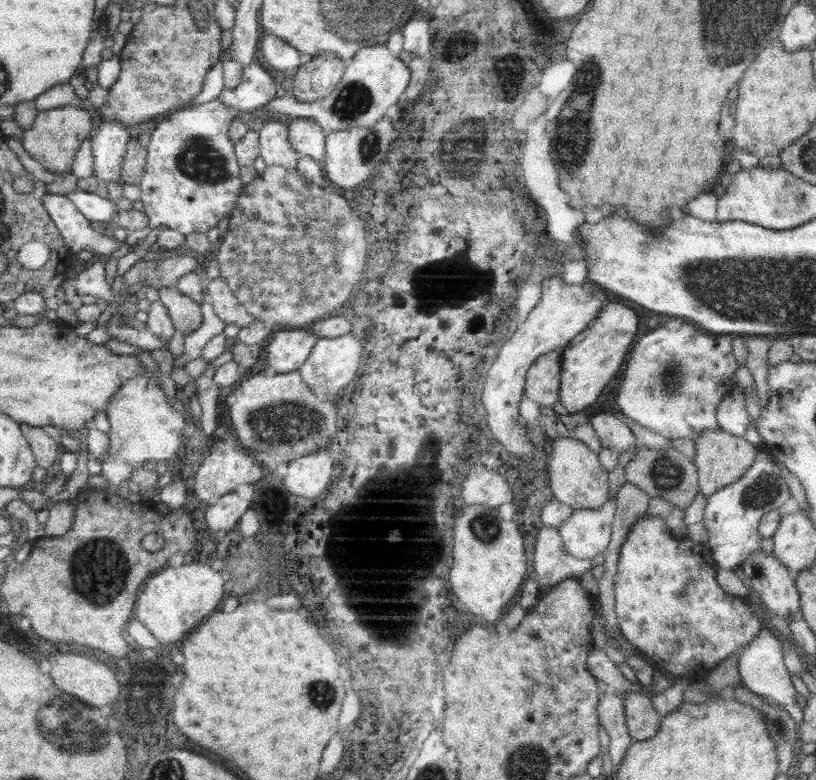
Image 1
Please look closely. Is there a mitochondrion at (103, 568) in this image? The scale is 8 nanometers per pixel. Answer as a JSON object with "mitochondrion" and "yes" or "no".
{"mitochondrion":"yes"}

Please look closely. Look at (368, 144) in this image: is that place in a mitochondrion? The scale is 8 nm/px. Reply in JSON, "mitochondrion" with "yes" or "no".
{"mitochondrion":"yes"}

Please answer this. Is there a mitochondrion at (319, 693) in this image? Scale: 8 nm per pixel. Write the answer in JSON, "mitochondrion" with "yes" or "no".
{"mitochondrion":"yes"}

